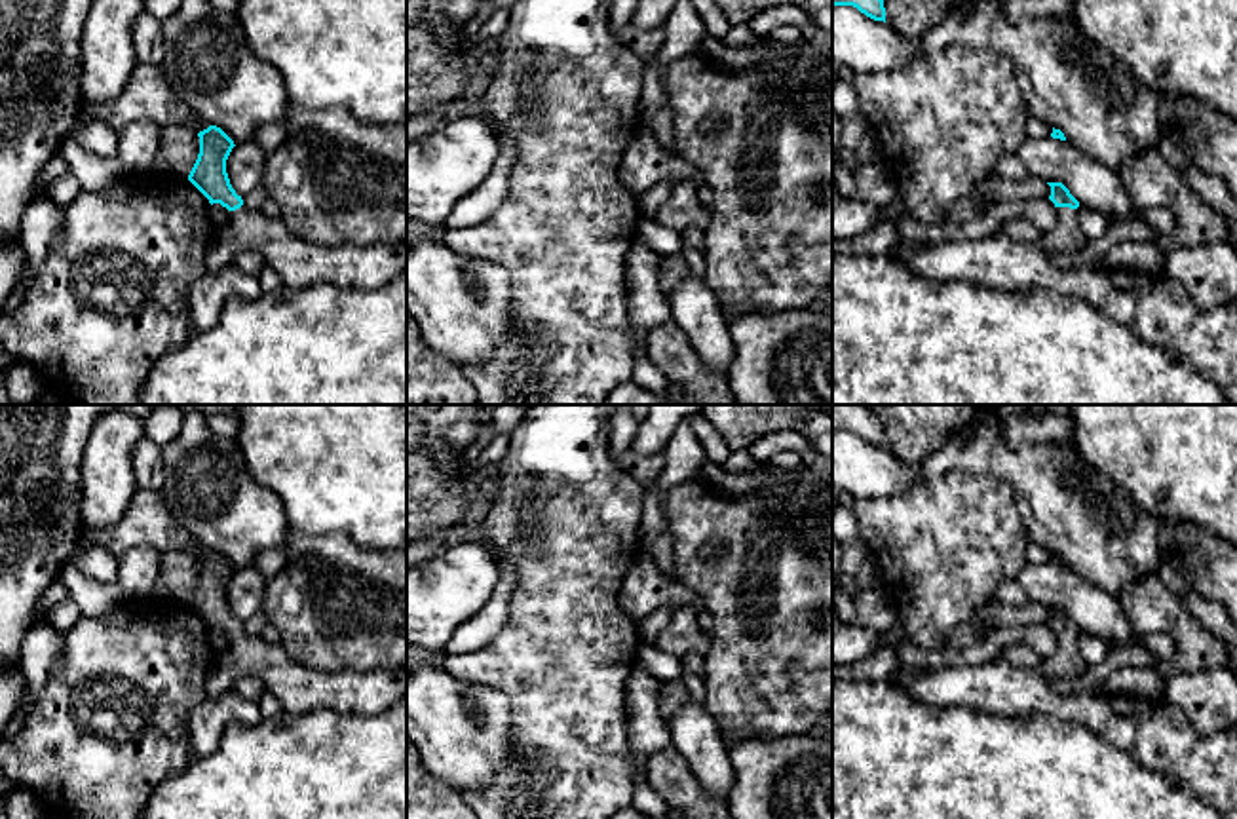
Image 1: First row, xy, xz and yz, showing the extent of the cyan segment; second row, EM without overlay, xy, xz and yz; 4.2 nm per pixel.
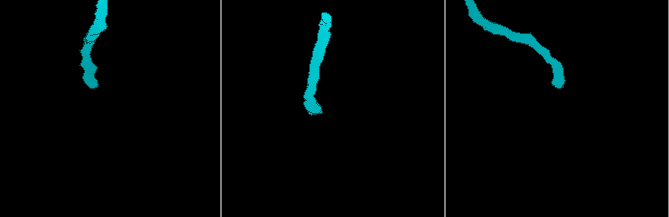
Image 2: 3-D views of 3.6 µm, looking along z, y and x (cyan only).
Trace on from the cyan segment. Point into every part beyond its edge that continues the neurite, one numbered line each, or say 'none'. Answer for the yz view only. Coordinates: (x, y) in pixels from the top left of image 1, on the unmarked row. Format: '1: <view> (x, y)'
1: yz (1066, 662)

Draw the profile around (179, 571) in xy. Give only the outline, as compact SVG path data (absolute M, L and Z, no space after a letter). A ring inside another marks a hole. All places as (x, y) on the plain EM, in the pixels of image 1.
M188 551L162 553L160 578L154 585L154 597L179 604L188 604L200 580L200 562Z

